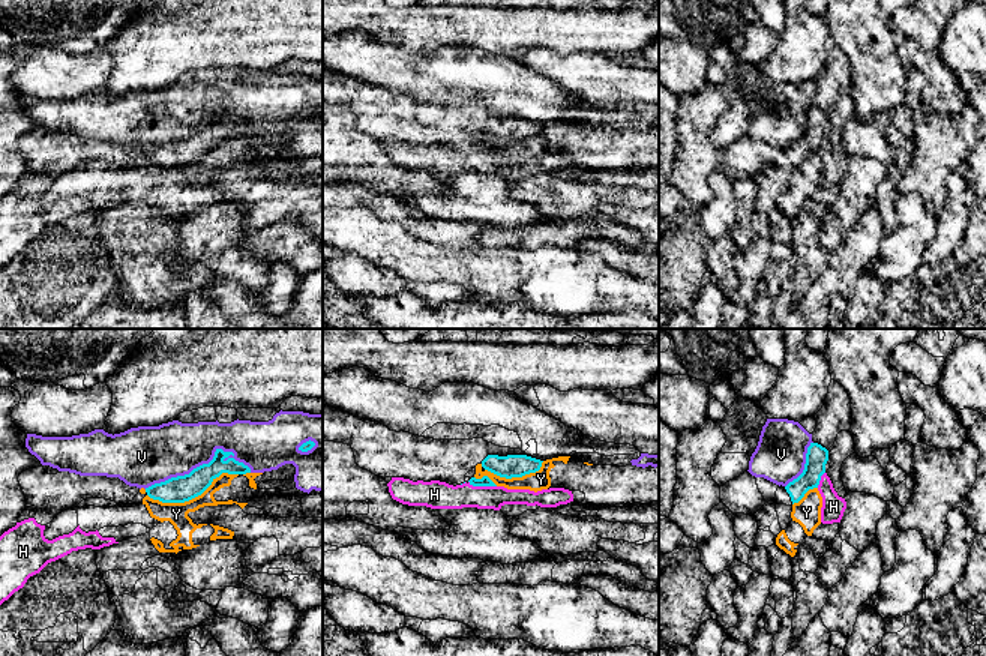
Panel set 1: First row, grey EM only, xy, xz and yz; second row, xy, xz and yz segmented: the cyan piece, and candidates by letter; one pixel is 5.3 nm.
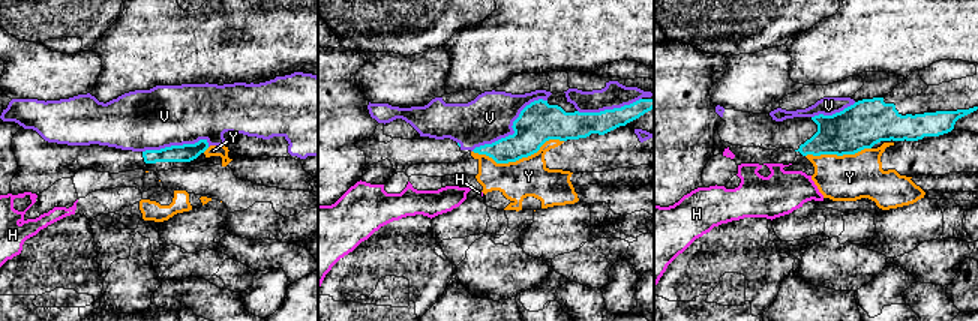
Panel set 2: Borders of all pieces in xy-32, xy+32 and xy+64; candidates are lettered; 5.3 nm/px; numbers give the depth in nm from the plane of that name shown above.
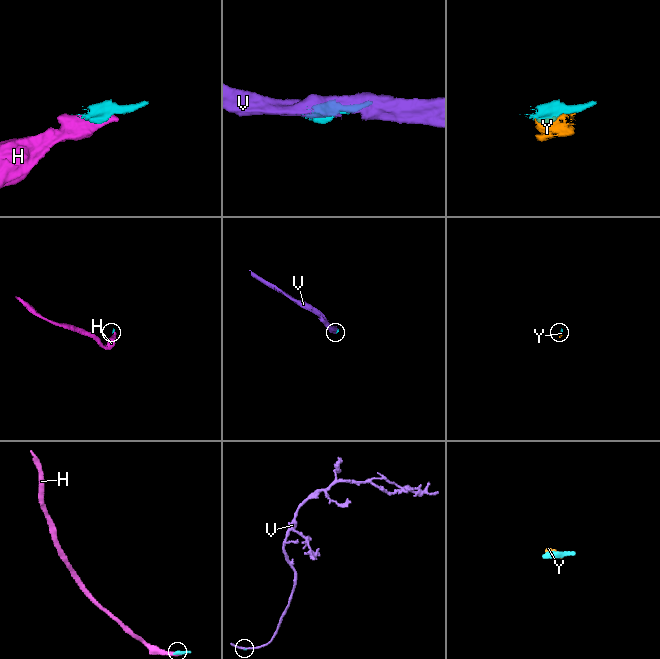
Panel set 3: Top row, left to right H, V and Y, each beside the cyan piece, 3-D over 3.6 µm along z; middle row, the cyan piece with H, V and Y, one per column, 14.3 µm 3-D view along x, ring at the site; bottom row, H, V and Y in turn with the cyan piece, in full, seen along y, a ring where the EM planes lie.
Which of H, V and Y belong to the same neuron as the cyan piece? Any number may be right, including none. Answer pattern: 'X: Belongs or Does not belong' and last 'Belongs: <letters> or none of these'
H: Does not belong
V: Does not belong
Y: Does not belong
Belongs: none of these

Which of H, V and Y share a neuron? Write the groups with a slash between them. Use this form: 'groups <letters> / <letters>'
groups H / V / Y

